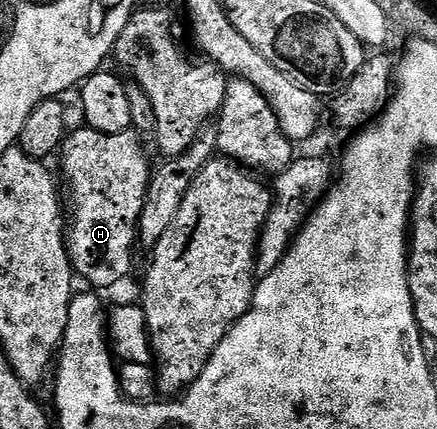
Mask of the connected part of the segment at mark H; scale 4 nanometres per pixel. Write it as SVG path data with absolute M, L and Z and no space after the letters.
M90 128L82 129L72 129L61 147L63 178L71 182L71 198L75 201L75 219L72 222L70 219L65 241L72 271L91 285L88 287L104 292L131 274L135 229L139 217L145 214L143 205L153 166L147 163L144 143L131 130L102 134Z

